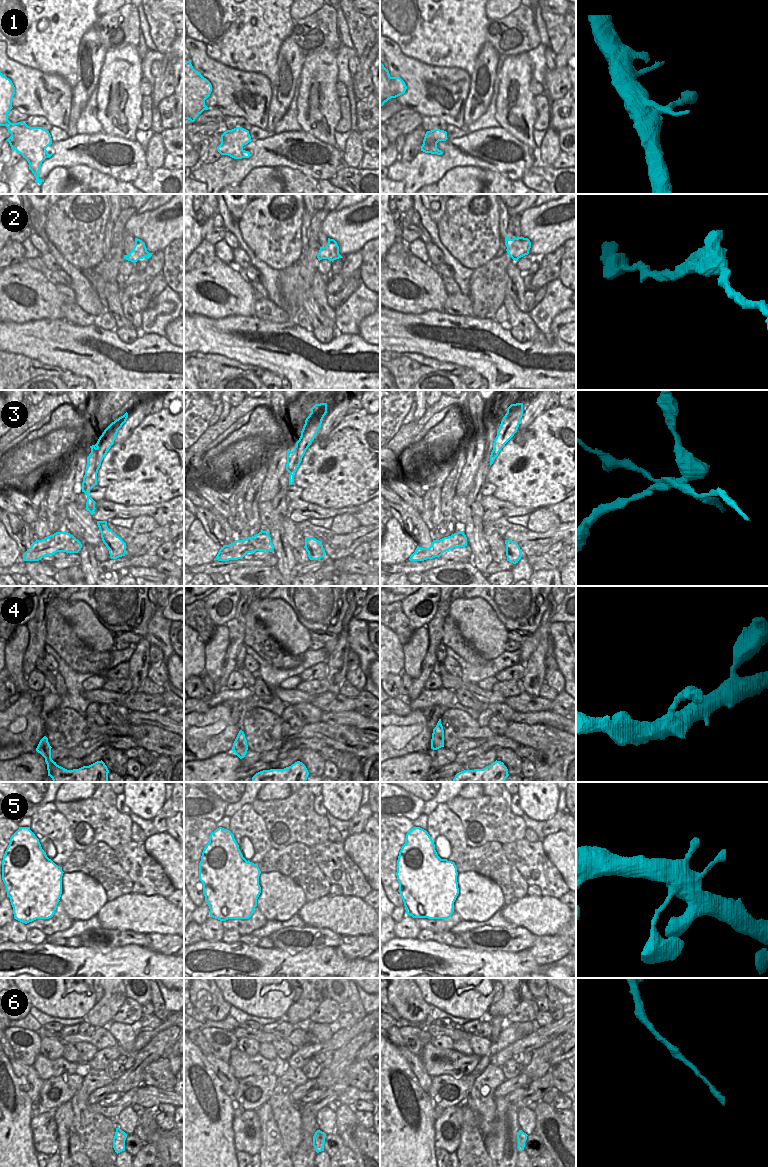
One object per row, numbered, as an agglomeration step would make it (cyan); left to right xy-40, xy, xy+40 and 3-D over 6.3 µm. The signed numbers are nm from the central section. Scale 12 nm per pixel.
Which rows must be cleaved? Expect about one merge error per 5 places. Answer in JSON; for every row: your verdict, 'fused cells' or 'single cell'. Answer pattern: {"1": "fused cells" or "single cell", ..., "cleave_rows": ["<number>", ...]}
{"1": "single cell", "2": "single cell", "3": "fused cells", "4": "single cell", "5": "single cell", "6": "single cell", "cleave_rows": ["3"]}

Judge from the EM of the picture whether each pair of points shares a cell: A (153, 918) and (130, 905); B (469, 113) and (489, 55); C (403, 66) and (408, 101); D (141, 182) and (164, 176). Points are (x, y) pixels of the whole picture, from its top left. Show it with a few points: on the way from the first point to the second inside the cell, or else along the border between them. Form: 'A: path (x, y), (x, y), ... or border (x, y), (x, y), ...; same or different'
A: path (147, 915), (136, 911); same
B: path (476, 99), (475, 90), (482, 83), (486, 69); same
C: path (411, 75), (411, 92); same
D: path (147, 182), (158, 182); same

